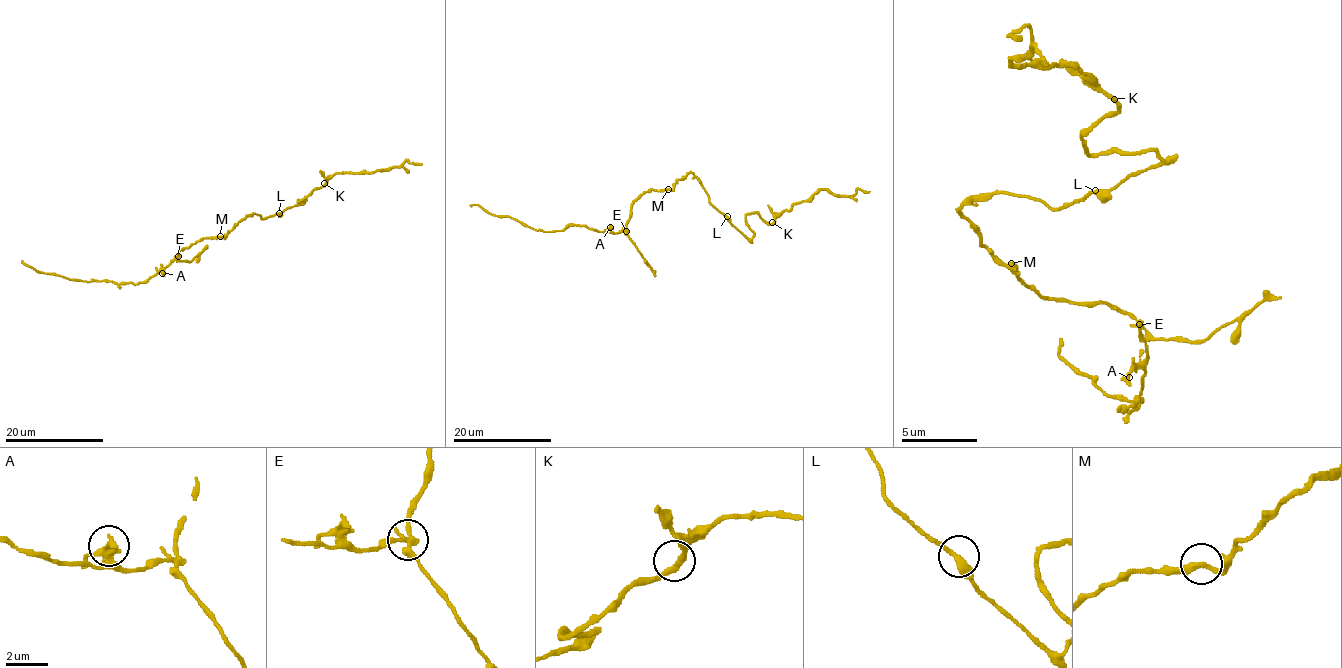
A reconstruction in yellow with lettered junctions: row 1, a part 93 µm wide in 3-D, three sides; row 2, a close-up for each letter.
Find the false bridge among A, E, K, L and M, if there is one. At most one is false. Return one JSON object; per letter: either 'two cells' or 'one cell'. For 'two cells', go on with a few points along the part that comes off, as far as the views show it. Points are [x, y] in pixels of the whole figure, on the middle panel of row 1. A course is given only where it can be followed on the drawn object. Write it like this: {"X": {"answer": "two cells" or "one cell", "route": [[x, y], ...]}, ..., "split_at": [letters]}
{"A": {"answer": "one cell"}, "E": {"answer": "two cells", "route": [[626, 231], [655, 276]]}, "K": {"answer": "one cell"}, "L": {"answer": "one cell"}, "M": {"answer": "one cell"}, "split_at": ["E"]}

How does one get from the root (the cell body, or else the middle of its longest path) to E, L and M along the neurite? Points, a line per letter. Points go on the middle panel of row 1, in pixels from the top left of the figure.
E: (687, 173), (671, 189), (648, 189), (633, 201), (626, 231)
L: (687, 173), (693, 174), (711, 204), (727, 216)
M: (687, 173), (668, 189)

